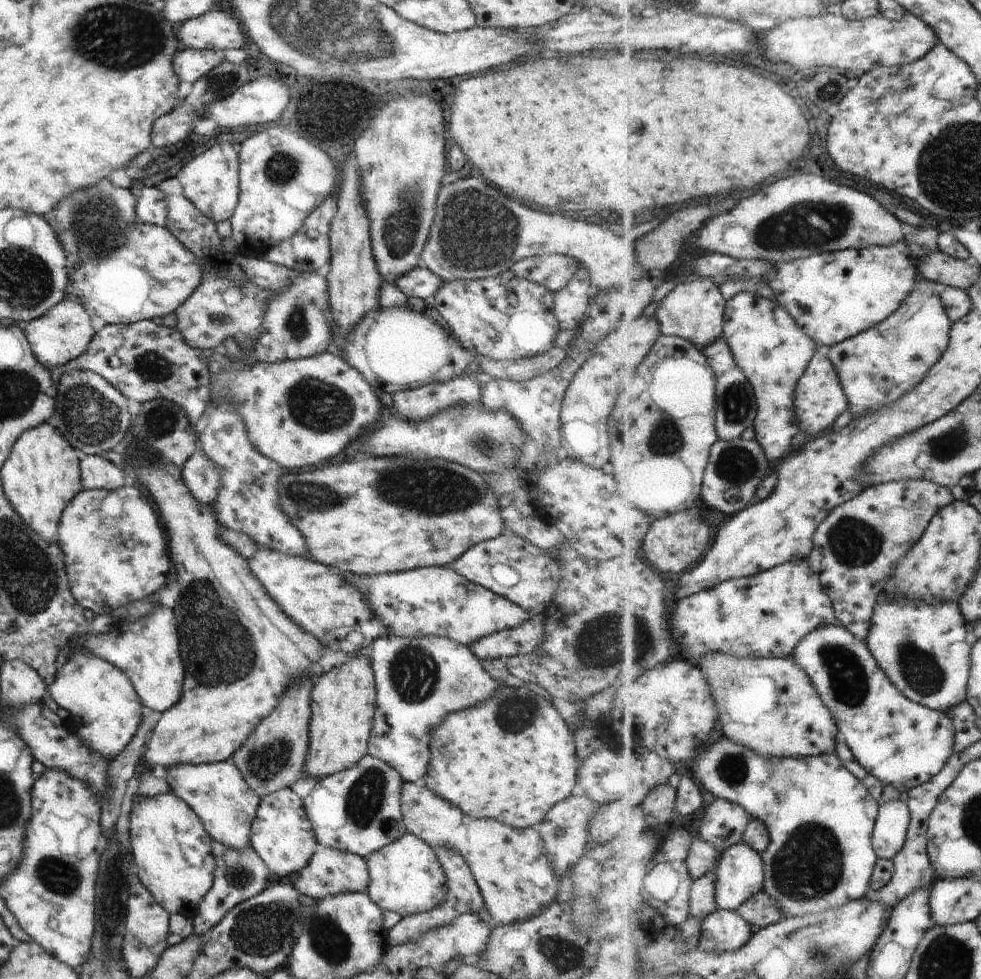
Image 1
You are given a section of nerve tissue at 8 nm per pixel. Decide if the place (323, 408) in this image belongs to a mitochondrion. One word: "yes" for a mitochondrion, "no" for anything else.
yes

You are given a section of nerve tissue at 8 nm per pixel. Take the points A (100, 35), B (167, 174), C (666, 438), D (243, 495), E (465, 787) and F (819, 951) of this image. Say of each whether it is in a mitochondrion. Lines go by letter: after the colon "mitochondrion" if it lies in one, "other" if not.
A: mitochondrion
B: other
C: mitochondrion
D: other
E: other
F: mitochondrion

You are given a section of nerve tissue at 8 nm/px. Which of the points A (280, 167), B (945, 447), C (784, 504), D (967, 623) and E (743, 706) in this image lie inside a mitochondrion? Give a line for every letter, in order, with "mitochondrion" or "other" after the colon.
A: mitochondrion
B: mitochondrion
C: other
D: other
E: other

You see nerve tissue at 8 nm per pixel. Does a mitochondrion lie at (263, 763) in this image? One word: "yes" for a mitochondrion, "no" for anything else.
yes

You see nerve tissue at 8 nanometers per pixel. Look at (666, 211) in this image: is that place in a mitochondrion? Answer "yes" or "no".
no

